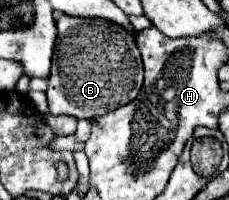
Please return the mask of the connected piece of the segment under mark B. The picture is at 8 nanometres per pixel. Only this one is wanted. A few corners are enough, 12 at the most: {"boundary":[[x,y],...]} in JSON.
{"boundary":[[59,18],[51,114],[91,120],[143,84],[133,32]]}

